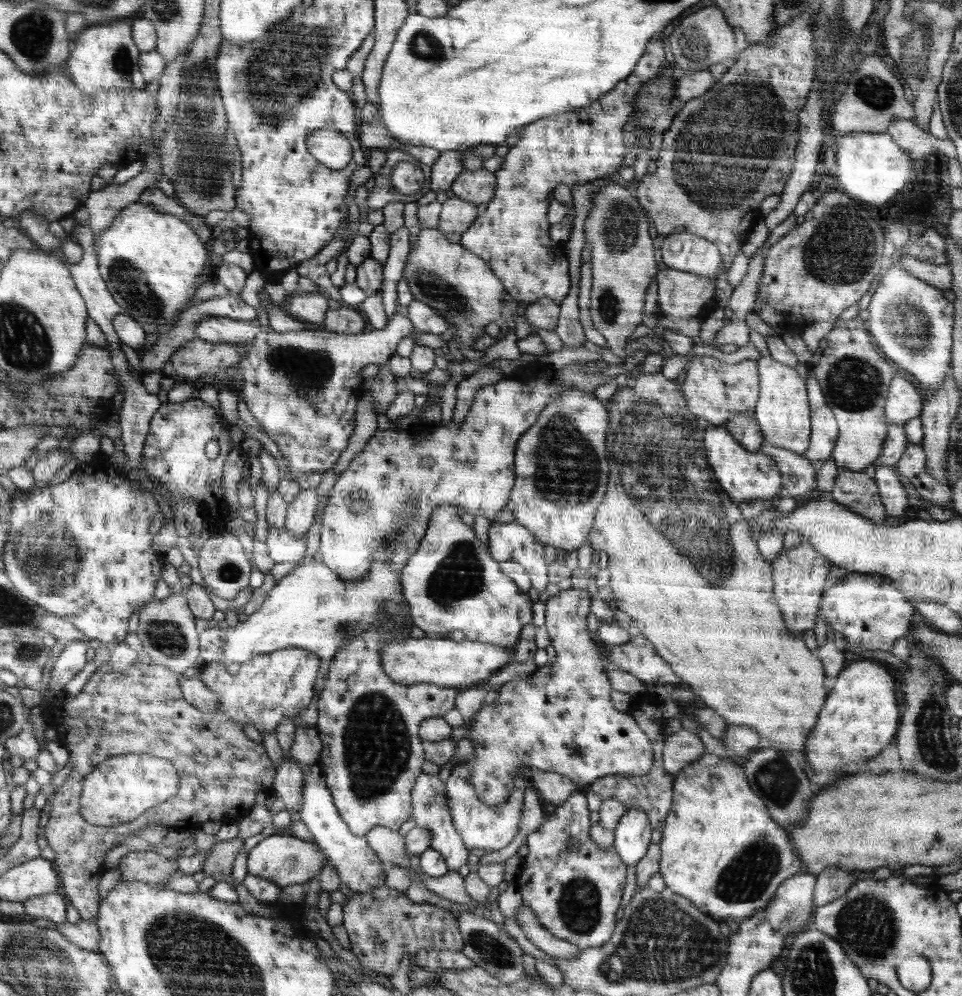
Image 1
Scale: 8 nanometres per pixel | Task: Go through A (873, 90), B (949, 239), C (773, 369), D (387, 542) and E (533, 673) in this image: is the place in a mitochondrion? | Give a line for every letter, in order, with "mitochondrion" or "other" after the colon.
A: mitochondrion
B: other
C: other
D: other
E: other

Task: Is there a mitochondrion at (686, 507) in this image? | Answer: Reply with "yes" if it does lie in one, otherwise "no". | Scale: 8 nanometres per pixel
yes

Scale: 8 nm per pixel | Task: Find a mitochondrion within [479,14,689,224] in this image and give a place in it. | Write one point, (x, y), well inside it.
(649, 101)

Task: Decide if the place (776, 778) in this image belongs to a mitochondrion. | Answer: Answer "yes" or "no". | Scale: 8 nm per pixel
yes

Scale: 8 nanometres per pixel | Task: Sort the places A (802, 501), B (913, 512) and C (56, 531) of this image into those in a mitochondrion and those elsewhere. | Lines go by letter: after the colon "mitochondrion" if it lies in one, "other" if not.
A: other
B: other
C: mitochondrion

